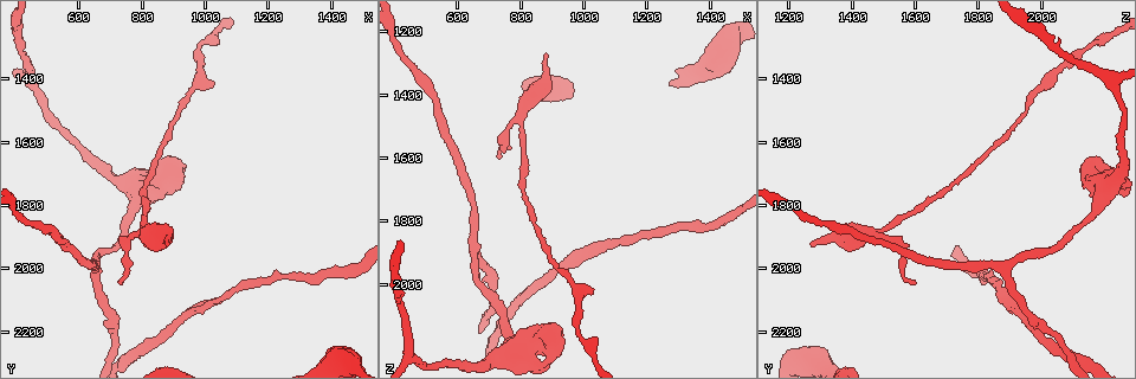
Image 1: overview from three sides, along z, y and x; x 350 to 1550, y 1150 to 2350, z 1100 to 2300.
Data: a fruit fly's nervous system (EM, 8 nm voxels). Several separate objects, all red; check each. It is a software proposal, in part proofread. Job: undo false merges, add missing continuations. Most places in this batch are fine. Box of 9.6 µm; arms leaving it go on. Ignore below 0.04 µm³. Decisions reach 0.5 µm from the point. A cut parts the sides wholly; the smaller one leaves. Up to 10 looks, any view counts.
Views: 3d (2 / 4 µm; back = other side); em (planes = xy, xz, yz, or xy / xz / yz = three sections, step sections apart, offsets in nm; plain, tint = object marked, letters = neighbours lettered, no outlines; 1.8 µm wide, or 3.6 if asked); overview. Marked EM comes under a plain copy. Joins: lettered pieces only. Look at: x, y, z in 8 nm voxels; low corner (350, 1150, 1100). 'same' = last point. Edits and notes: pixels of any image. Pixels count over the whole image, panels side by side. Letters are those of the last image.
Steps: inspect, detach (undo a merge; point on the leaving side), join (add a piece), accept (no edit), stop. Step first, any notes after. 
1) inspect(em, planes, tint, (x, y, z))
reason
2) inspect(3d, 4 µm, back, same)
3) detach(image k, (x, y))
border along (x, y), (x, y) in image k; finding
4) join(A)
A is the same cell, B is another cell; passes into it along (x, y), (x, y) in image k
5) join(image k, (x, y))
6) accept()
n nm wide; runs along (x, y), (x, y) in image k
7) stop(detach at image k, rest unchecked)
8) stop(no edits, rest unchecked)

inspect(3d, 4 µm, (1450, 2270, 1180))
thick end

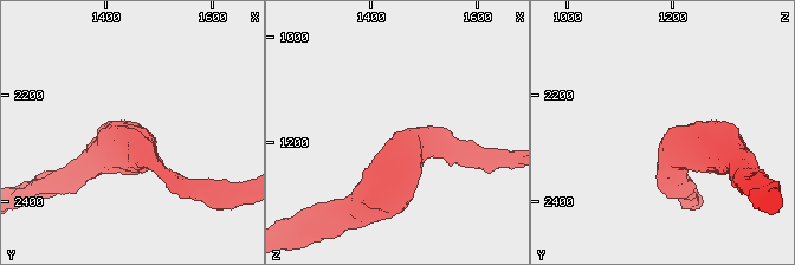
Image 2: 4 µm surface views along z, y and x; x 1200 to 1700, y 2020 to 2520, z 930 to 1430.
inspect(em, xz, step 4, letters, (1450, 2270, 1180))

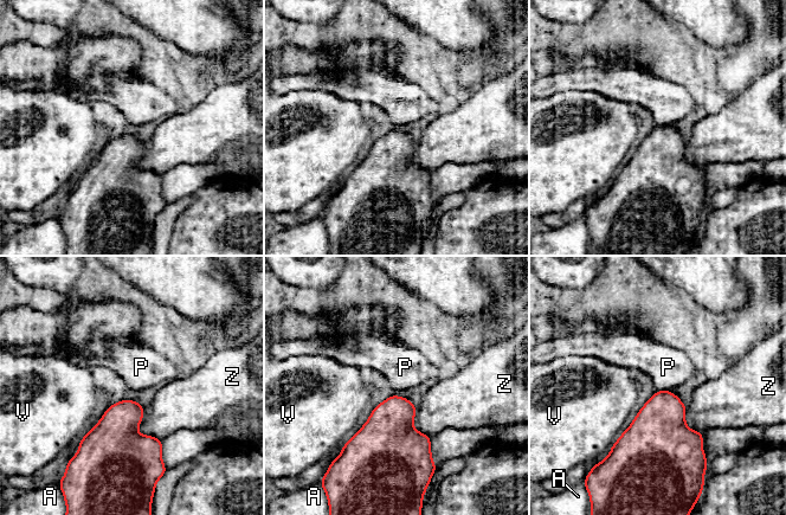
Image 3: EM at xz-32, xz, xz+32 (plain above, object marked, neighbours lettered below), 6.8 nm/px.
inspect(em, xy, step 8, letters, same)

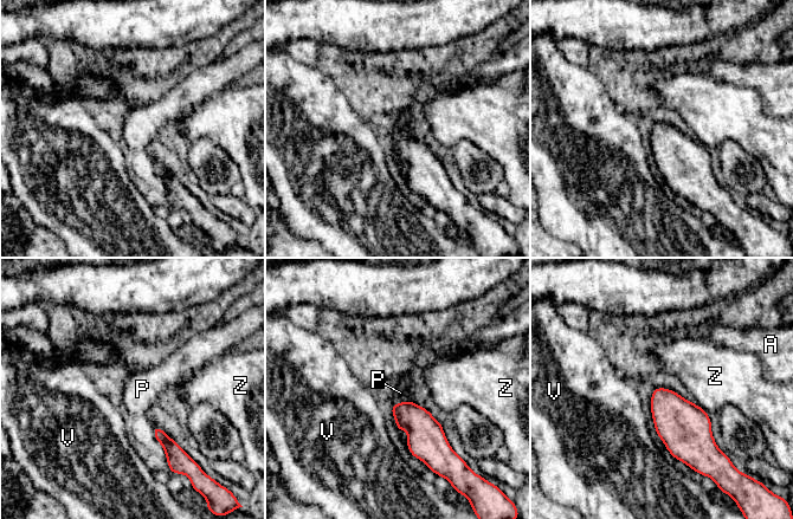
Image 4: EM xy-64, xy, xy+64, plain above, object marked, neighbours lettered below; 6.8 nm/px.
accept()
A, P, V and Z are other cells; border along (411, 400), (392, 402) in image 4; no lettered piece goes on from it

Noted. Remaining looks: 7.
inspect(3d, 4 µm, (720, 2040, 1610))
thin end

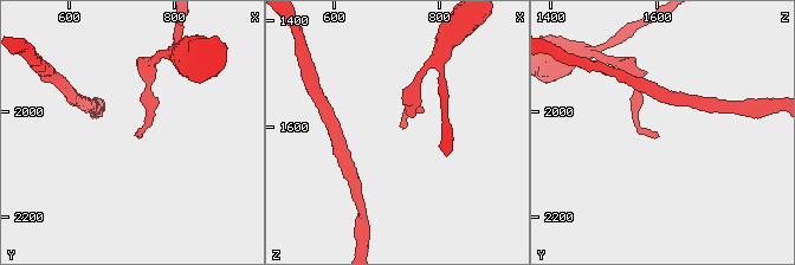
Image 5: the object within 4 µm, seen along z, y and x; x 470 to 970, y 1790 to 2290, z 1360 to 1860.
inspect(em, planes, letters, (725, 2040, 1600))
now the EM

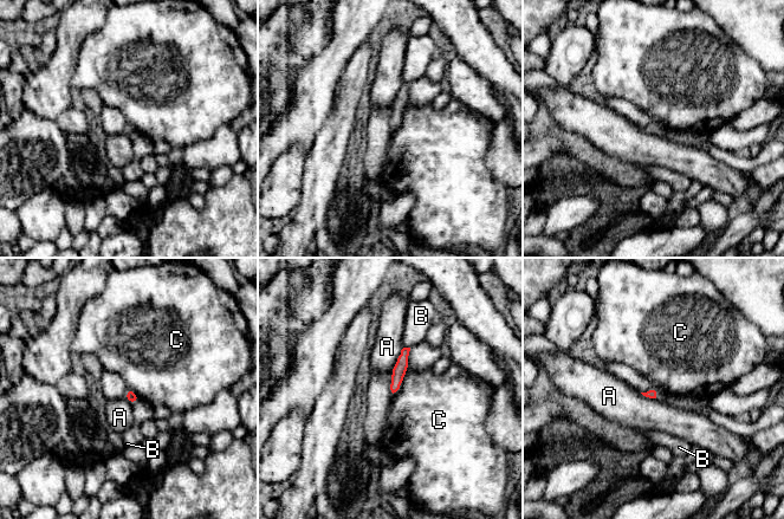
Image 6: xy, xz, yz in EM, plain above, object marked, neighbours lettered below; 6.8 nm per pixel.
accept()
A, B and C are other cells; runs along (406, 350), (394, 388) in image 6; no lettered piece goes on from it

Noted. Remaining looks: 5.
inspect(3d, 2 µm, (880, 1920, 1270))
an open end

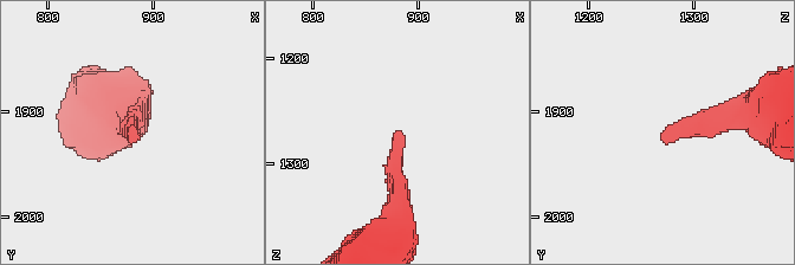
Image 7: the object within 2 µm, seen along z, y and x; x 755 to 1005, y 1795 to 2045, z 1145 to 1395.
inspect(em, planes, letters, (880, 1928, 1268))

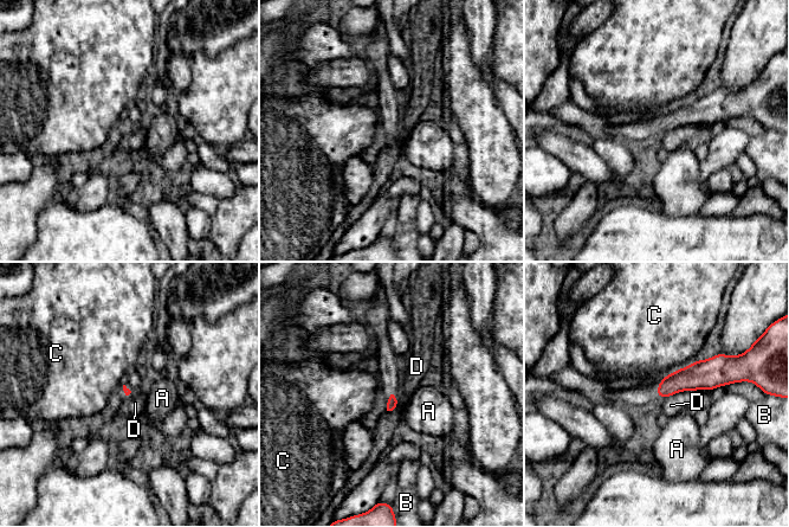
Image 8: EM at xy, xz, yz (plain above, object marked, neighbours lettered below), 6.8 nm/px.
accept()
A, B, C and D are other cells; border along (696, 390), (681, 390), (658, 397) in image 8; no lettered piece goes on from it

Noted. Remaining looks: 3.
inspect(3d, 4 µm, (830, 1740, 2190))
calibre changes

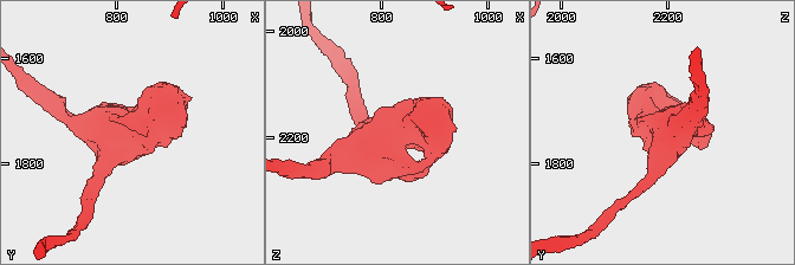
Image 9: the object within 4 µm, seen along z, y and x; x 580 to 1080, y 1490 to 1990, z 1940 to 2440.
inspect(em, 3.6 µm, planes, letters, (835, 1735, 2190))
now the EM

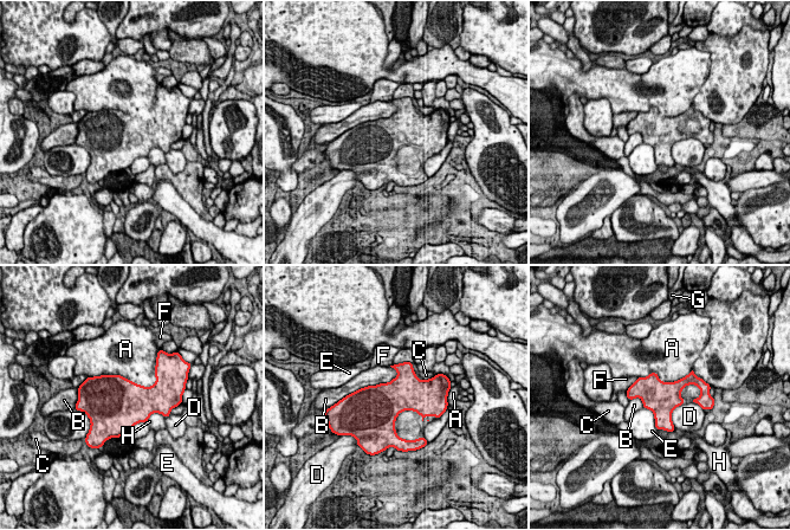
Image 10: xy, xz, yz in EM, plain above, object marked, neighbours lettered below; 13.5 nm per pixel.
accept()
A, B, C, D, E, F, G and H are other cells; one neuron here

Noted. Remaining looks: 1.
stop(no edits, rest unchecked)

